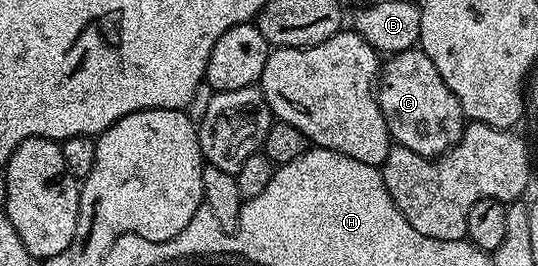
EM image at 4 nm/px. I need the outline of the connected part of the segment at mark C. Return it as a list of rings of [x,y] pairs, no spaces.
[[[413,47],[393,53],[383,62],[376,86],[376,98],[386,119],[393,142],[423,157],[439,157],[458,143],[466,118],[454,91],[446,87],[438,67],[430,63],[424,50]]]

